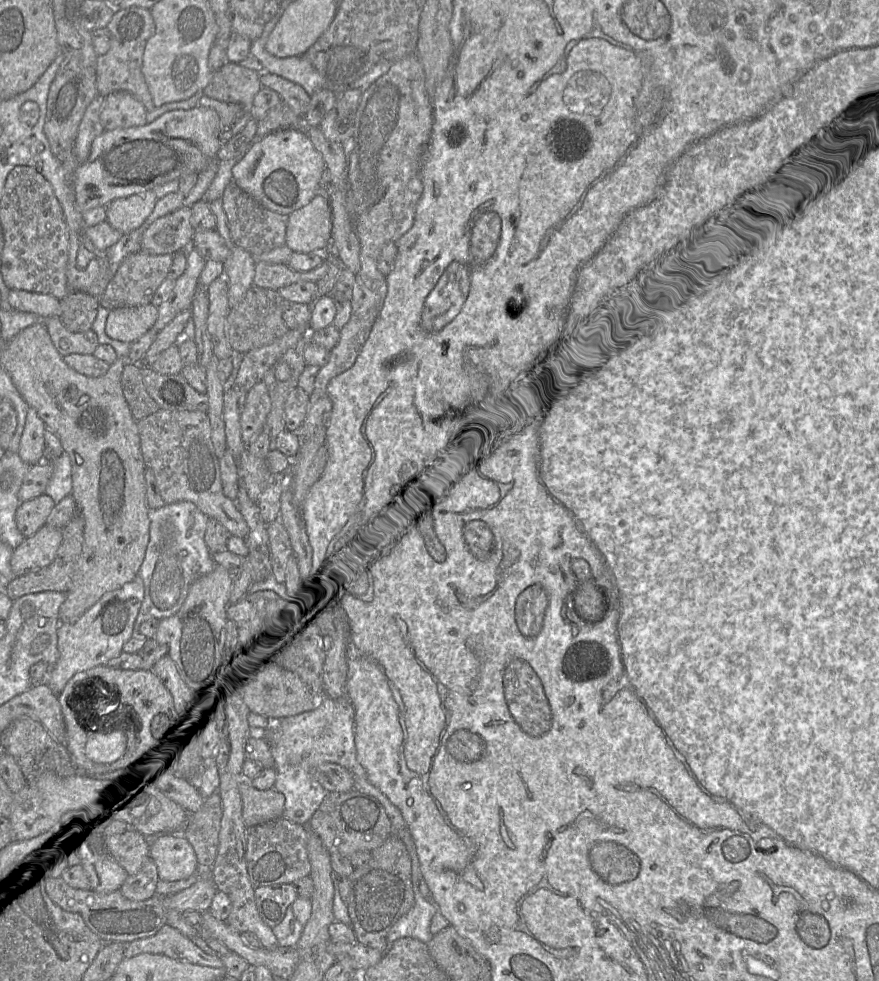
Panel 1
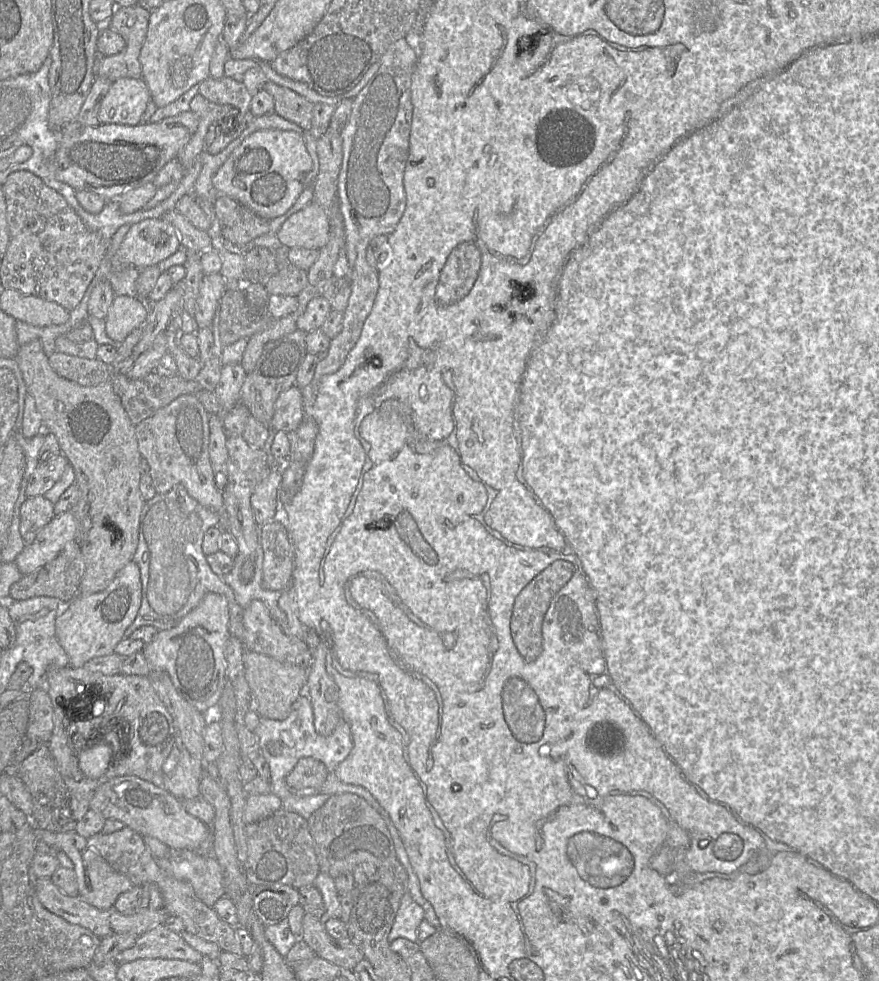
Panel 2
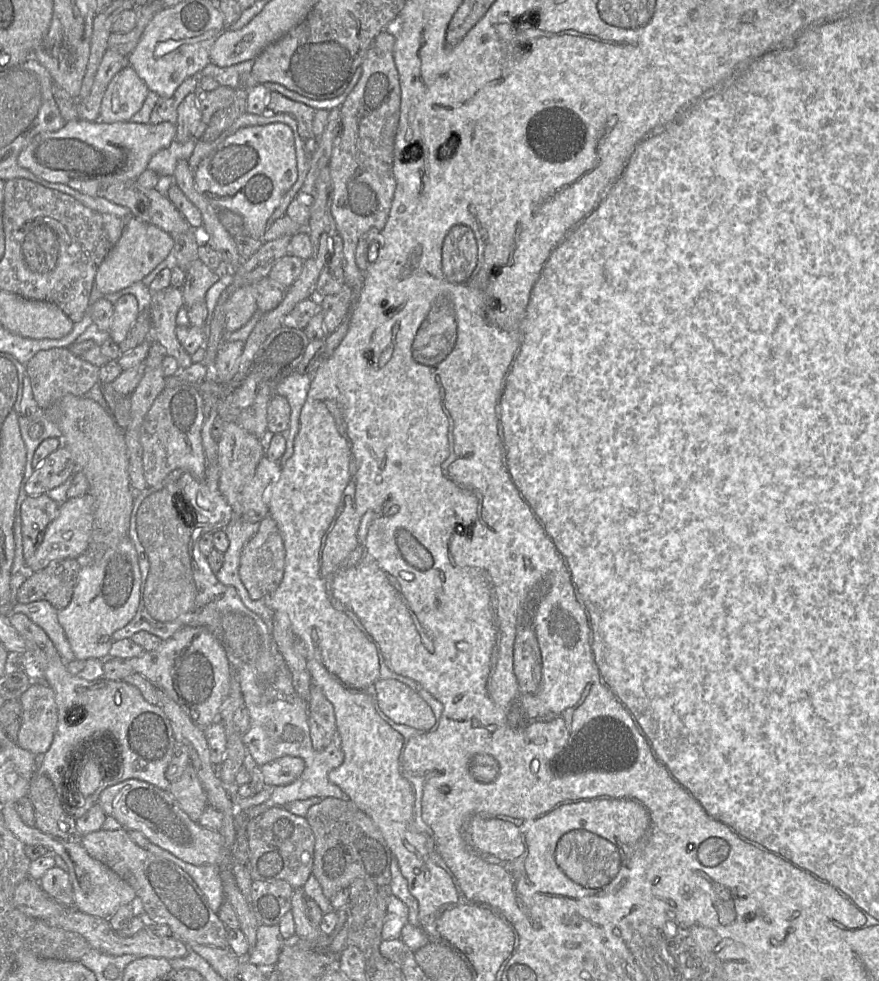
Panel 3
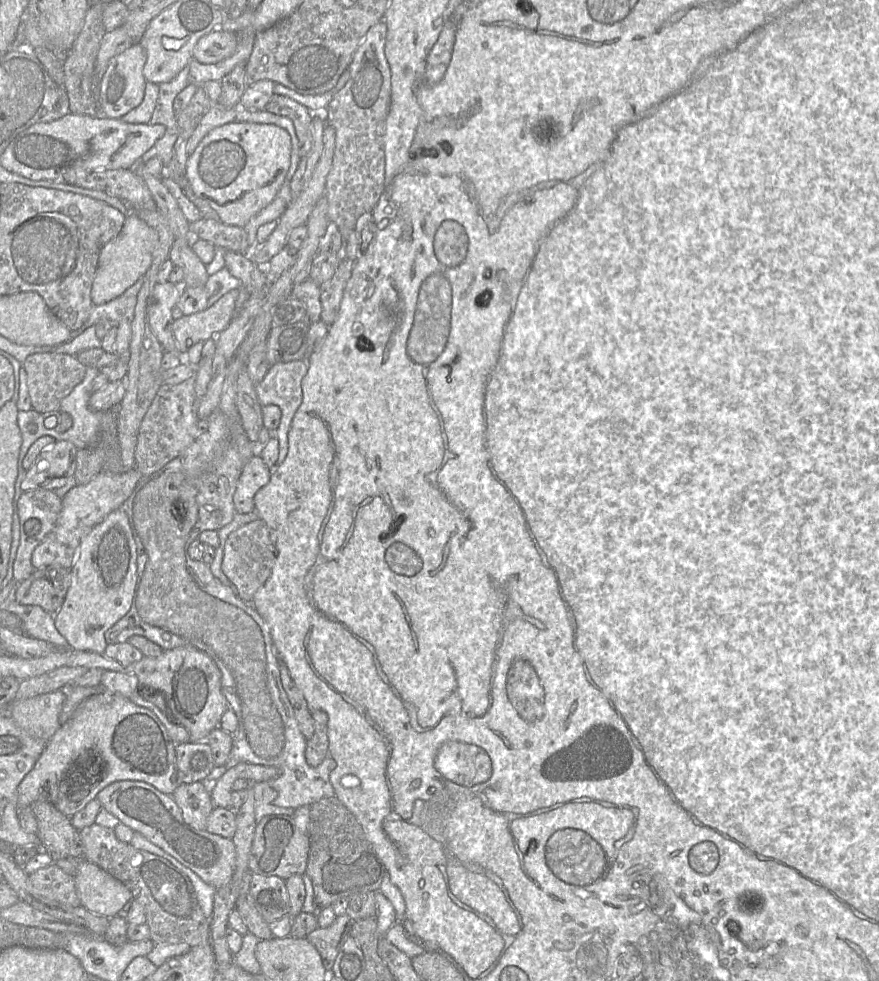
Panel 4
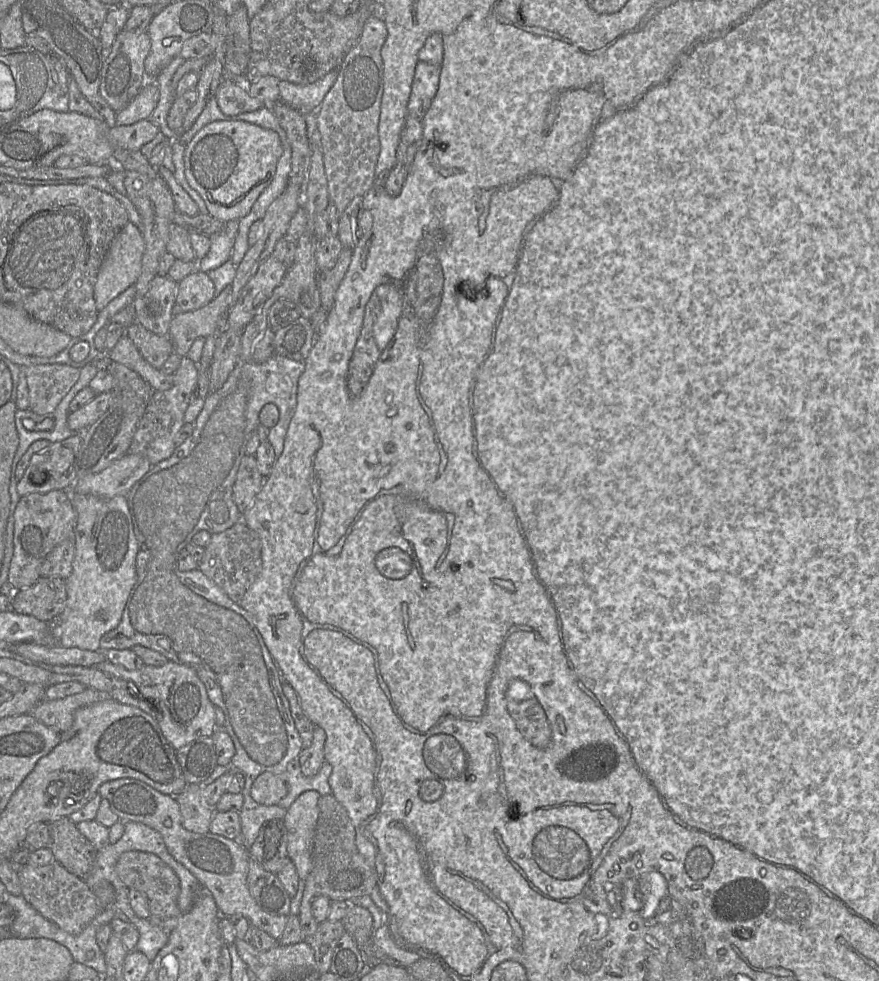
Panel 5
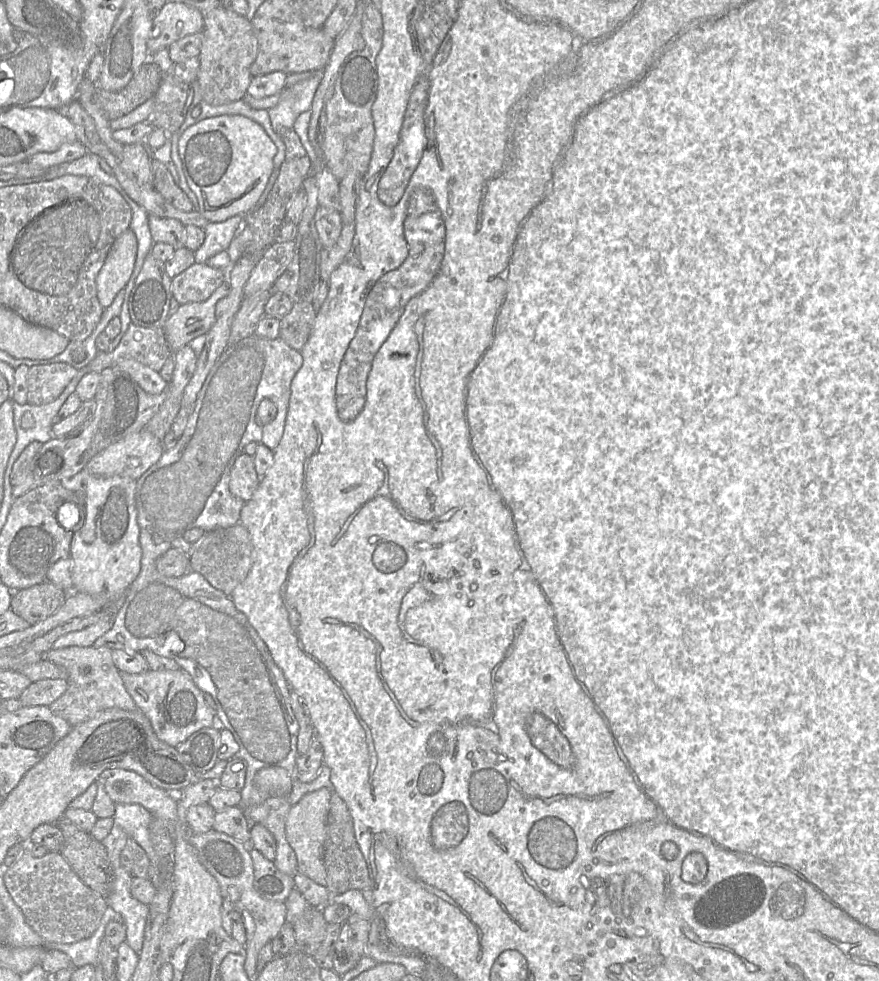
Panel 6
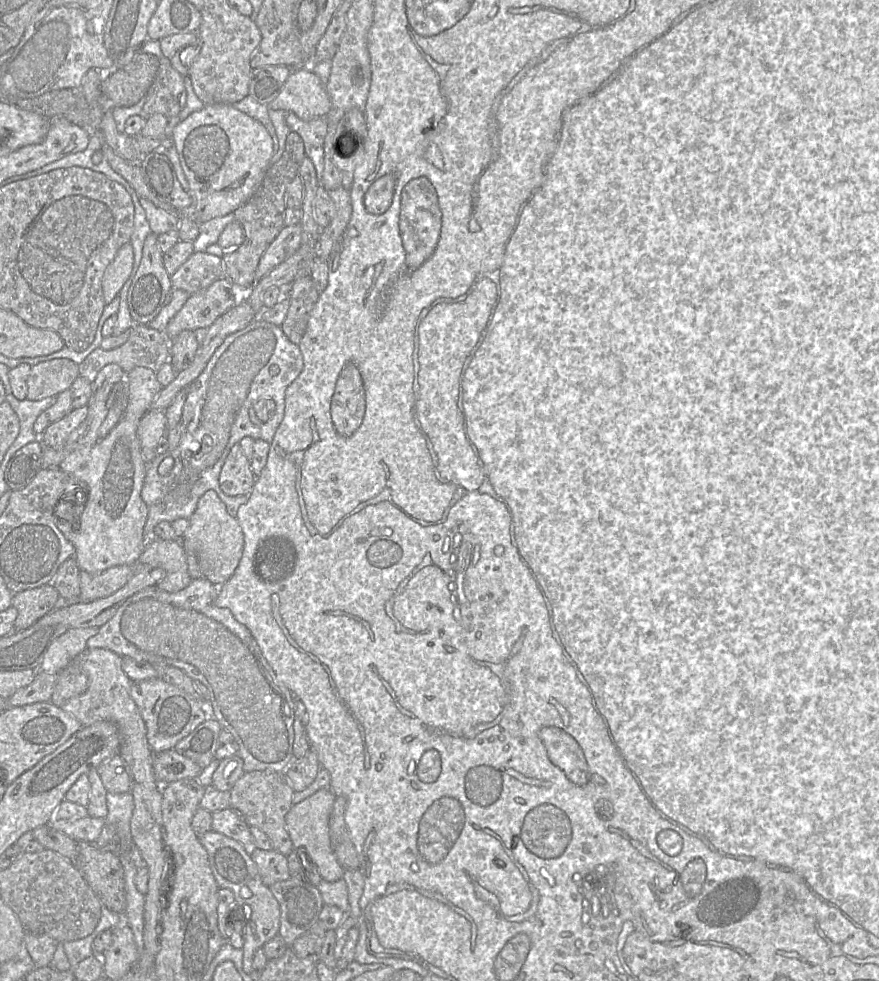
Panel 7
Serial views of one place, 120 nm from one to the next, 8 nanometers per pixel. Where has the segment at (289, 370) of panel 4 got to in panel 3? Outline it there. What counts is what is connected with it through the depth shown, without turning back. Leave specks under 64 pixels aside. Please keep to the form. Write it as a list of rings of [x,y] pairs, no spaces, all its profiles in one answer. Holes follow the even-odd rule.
[[[294,372],[283,379],[274,389],[274,394],[285,397],[290,405],[290,426],[286,433],[286,450],[281,457],[279,464],[284,465],[294,452],[294,442],[299,431],[300,414],[306,402],[307,394],[310,388],[314,374],[300,374]]]

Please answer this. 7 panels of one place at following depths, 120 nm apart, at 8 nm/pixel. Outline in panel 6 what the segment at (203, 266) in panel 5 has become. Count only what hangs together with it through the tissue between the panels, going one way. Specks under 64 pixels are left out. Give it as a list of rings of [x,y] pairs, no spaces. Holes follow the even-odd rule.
[[[236,215],[223,222],[209,222],[204,228],[205,240],[194,252],[195,262],[206,263],[221,251],[226,251],[240,228],[245,215]]]

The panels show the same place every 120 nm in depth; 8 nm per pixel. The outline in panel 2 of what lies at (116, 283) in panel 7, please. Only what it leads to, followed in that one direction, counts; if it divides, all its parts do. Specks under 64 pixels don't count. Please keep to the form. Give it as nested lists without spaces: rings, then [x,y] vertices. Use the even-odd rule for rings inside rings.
[[[146,218],[130,225],[119,249],[112,257],[114,270],[157,265],[181,247],[172,224],[163,218]]]

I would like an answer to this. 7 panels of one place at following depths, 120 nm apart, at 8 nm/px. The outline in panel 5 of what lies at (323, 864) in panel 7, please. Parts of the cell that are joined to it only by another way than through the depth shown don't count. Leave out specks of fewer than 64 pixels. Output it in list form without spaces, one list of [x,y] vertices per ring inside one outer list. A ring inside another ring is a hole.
[[[315,790],[301,793],[286,810],[283,819],[287,832],[287,851],[301,880],[306,880],[312,867],[319,797],[320,794]]]

